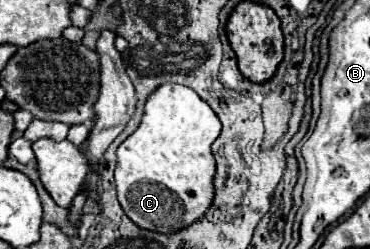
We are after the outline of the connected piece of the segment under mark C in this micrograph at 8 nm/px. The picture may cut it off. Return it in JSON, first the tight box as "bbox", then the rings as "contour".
{"bbox":[115,83,219,233],"contour":[[[163,83],[149,93],[139,127],[117,149],[115,187],[125,215],[159,233],[173,233],[197,221],[213,199],[211,143],[219,131],[217,115],[191,87]]]}

